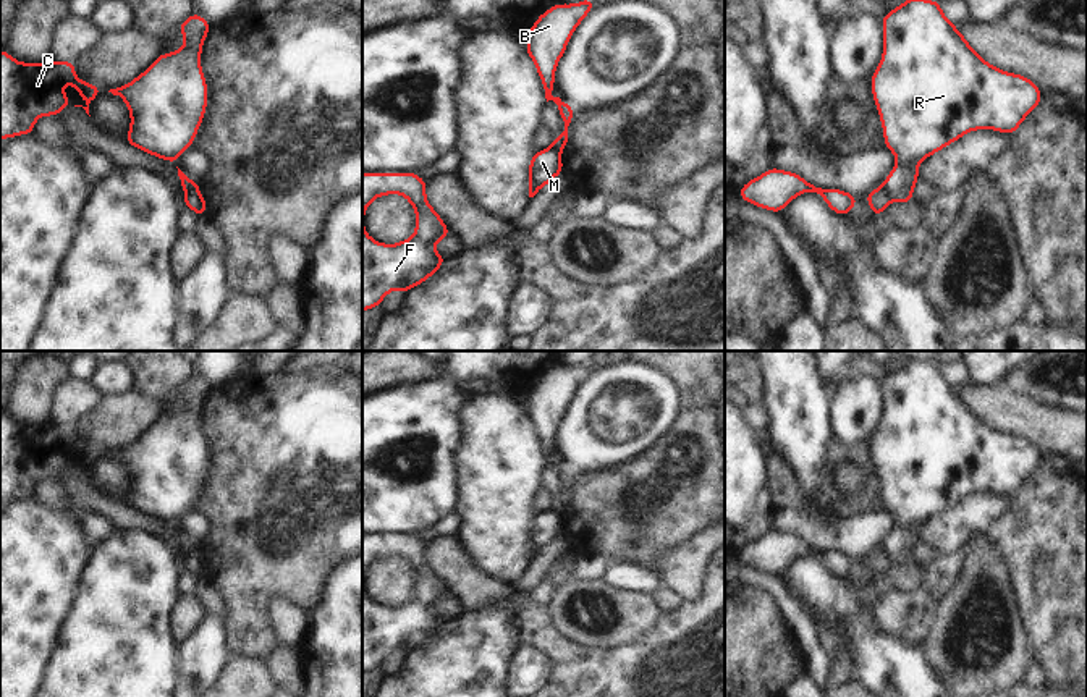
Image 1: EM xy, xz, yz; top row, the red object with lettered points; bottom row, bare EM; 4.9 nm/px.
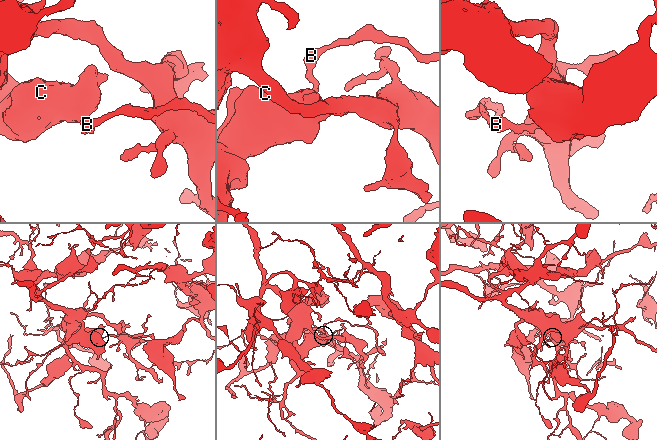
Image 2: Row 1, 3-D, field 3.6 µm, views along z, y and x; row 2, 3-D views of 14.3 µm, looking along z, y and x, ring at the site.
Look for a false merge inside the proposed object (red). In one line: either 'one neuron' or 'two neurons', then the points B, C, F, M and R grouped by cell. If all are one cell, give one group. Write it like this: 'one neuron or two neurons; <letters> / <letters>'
two neurons; B / C F M R

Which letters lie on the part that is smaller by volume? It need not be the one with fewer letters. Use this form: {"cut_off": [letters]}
{"cut_off": ["C", "F", "M", "R"]}

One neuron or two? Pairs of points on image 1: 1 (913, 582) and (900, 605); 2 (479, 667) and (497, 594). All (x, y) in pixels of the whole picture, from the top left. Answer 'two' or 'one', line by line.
1: two
2: two

